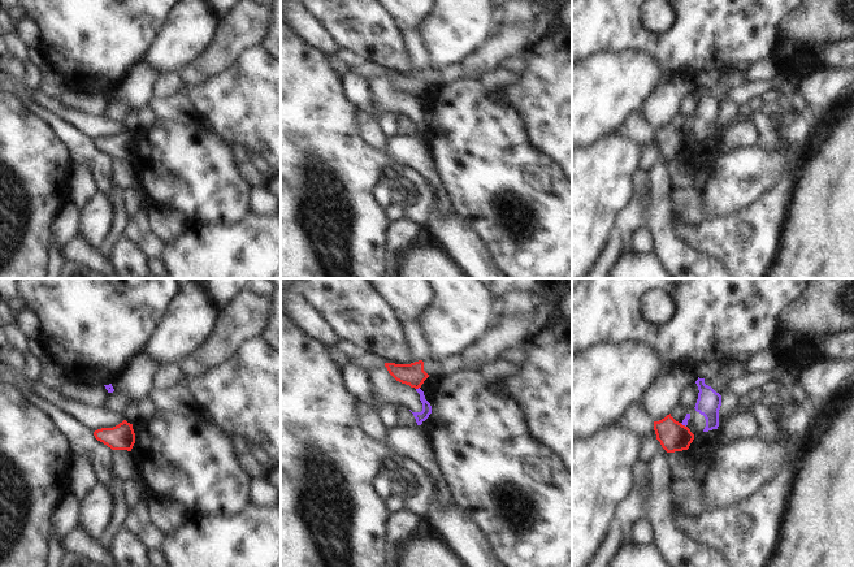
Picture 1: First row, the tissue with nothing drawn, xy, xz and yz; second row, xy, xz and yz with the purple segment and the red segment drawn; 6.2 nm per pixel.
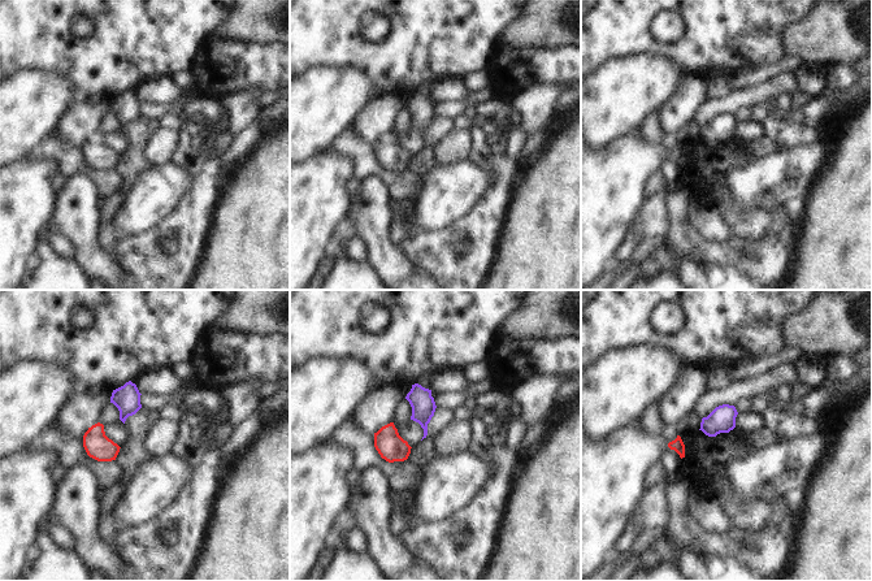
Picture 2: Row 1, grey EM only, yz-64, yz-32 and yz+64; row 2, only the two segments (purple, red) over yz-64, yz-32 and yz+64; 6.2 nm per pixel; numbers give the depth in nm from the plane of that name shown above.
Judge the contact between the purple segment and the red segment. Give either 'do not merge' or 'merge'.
do not merge

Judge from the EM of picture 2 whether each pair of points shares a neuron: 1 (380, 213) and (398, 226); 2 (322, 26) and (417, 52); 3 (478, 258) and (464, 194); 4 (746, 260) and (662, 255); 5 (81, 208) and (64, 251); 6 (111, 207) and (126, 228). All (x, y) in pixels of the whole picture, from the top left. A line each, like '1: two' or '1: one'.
1: two
2: one
3: two
4: two
5: two
6: two

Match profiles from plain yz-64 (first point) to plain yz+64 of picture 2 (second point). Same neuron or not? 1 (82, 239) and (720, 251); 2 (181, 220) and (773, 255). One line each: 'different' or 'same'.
1: different
2: same

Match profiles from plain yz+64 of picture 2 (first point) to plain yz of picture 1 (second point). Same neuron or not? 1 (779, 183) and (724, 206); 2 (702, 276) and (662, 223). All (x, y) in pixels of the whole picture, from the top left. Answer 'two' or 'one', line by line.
1: one
2: one

